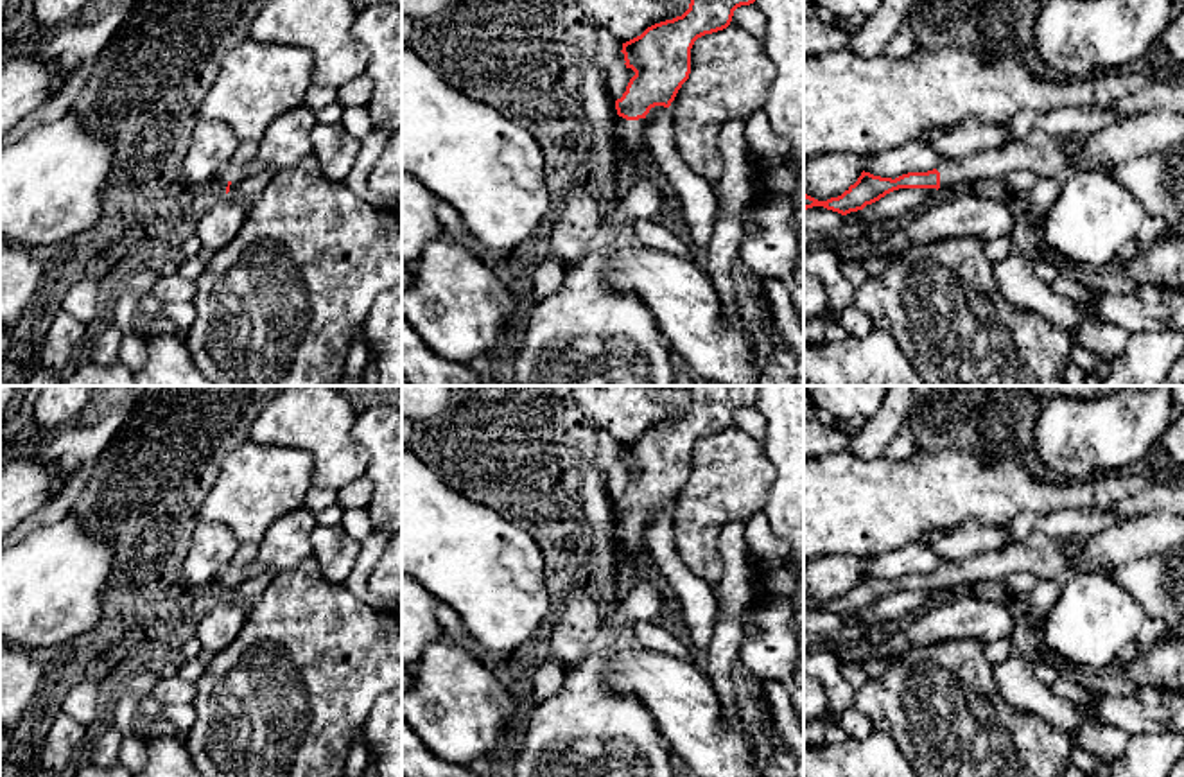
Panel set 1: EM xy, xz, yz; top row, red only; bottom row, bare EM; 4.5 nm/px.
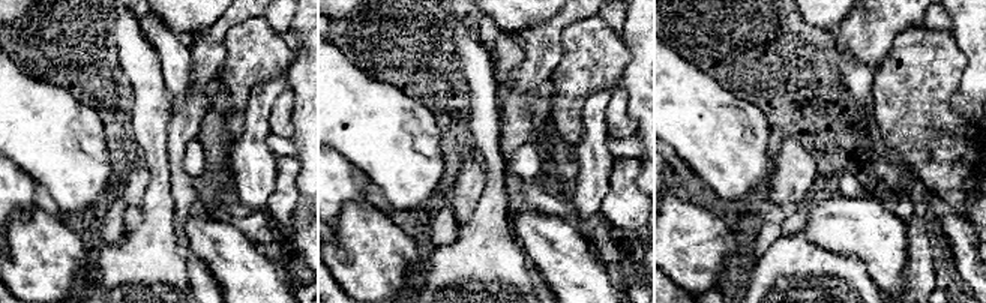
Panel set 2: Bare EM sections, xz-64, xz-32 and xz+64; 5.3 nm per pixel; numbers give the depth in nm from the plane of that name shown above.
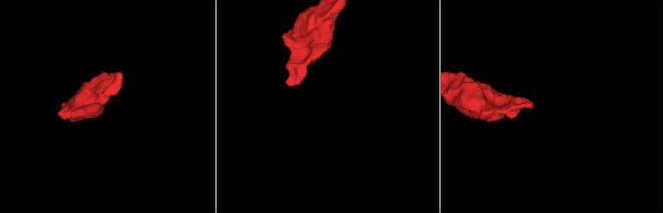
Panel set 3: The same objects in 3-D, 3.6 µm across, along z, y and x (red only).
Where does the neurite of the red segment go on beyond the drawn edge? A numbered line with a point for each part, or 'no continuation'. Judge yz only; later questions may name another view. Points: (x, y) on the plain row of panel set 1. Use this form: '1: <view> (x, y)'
1: yz (1044, 557)

